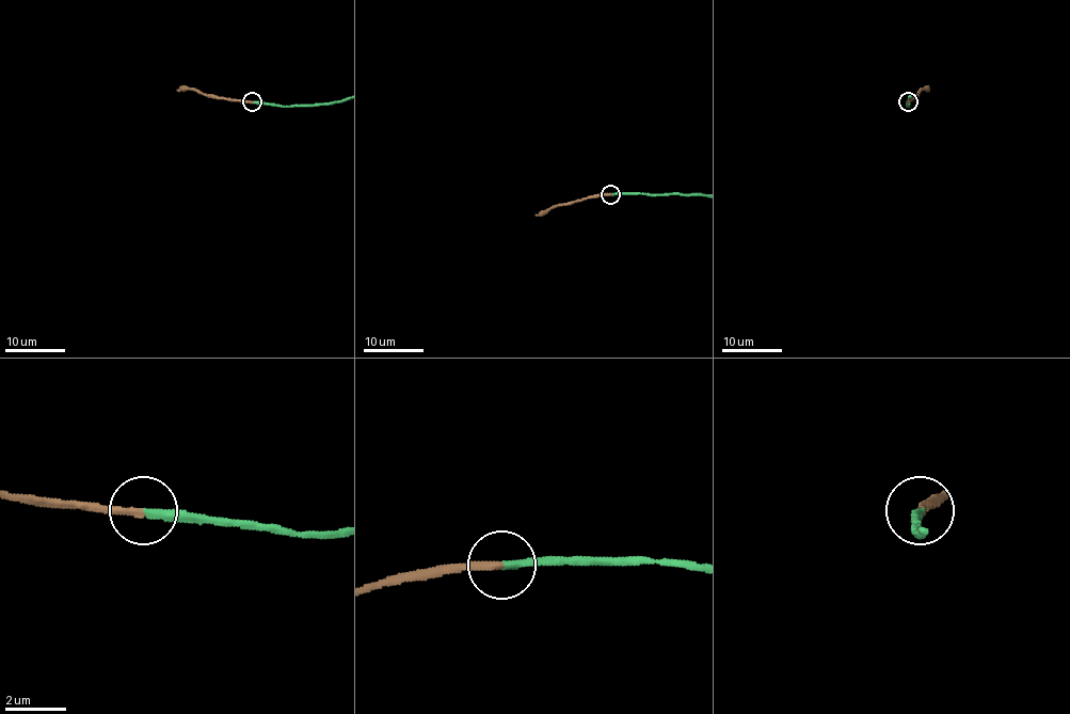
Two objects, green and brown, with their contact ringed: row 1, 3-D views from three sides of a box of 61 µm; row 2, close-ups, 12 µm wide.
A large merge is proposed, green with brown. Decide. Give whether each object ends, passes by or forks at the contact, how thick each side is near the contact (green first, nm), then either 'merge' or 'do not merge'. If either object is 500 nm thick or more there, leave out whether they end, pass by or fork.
green ends | brown ends | 260/260 nm | merge

